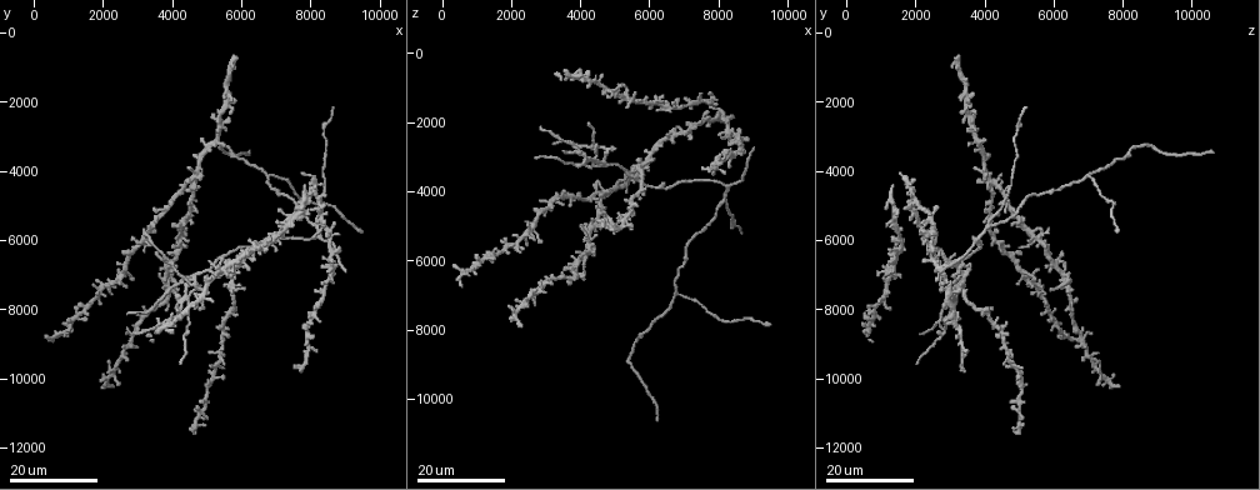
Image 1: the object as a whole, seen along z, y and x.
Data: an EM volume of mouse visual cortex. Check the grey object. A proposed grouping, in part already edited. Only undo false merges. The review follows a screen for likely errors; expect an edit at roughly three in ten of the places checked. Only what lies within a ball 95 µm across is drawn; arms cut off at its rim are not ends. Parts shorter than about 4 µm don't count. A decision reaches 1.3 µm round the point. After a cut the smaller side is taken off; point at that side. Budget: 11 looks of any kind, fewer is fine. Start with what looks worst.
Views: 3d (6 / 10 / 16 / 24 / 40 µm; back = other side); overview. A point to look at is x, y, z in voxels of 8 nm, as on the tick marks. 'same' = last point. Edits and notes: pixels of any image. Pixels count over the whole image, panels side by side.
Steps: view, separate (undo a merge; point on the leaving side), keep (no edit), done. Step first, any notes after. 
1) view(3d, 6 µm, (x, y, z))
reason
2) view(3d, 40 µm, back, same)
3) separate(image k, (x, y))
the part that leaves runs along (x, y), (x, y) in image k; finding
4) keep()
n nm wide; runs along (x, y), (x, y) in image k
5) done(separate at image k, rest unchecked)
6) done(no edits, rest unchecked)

view(3d, 16 µm, (4500, 7100, 3200))

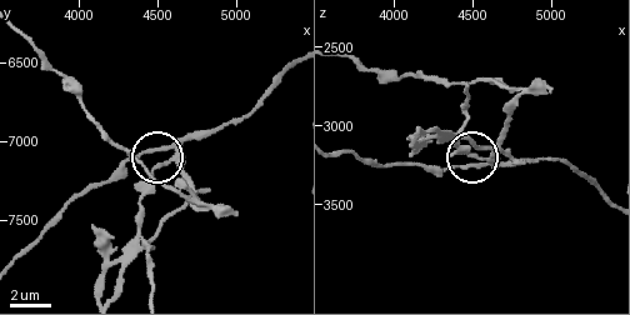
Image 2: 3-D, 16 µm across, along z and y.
view(3d, 10 µm, (4560, 7140, 3200))
closer look

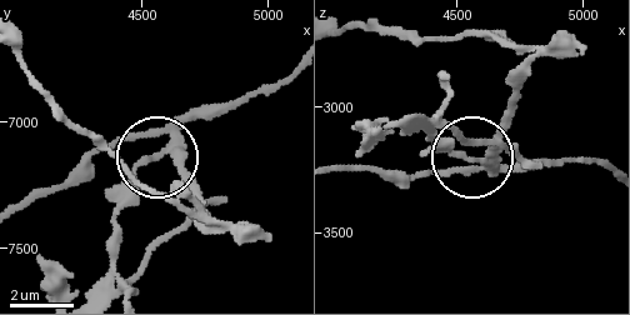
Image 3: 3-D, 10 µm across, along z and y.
separate(image 3, (141, 156))
side arm 27 µm; the part that leaves runs along (491, 174), (429, 128), (448, 101), (443, 80) in image 3; two neurons meet here

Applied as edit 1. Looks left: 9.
view(overview)

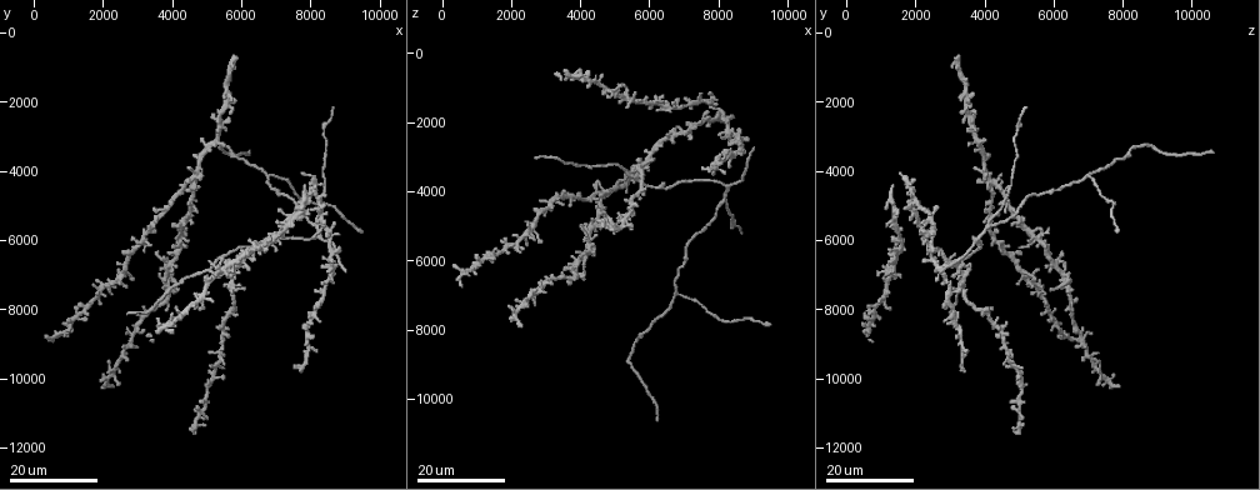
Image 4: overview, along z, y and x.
view(3d, 16 µm, (4200, 6000, 5500))
thin arm on a thick one

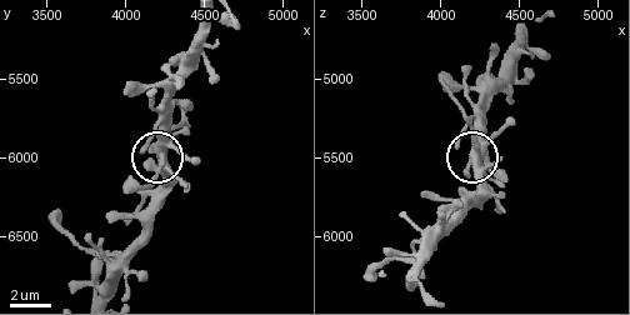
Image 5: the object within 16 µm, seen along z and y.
view(3d, 6 µm, (4220, 5980, 5480))

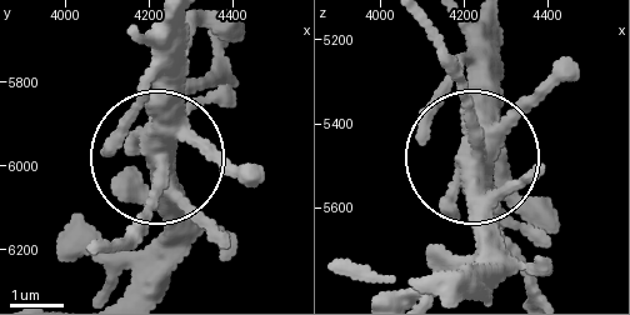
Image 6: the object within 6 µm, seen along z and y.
view(3d, 6 µm, back, (4230, 5980, 5485))

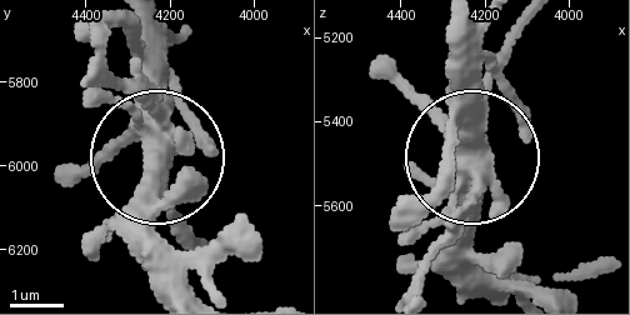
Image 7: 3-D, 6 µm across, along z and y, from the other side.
keep()
420 nm wide; all the same neuron

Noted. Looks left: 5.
view(3d, 16 µm, (8100, 5600, 4100))
three arms meet

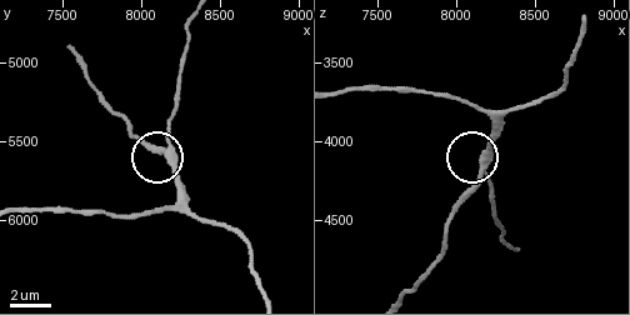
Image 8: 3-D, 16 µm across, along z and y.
view(3d, 6 µm, (8160, 5600, 4140))
closer look

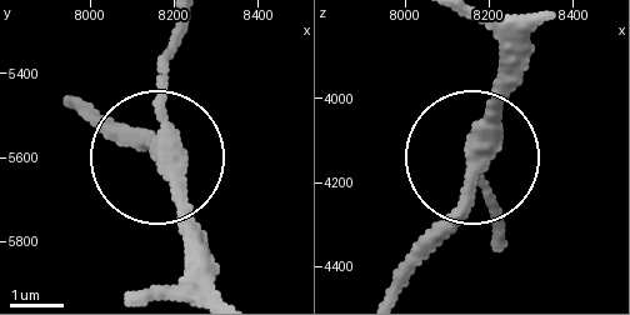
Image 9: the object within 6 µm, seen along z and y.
view(3d, 6 µm, back, (8175, 5580, 4145))

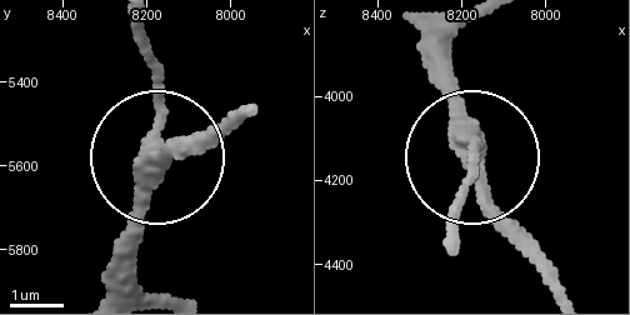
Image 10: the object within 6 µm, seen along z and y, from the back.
keep()
3 arms; one neuron here

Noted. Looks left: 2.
view(3d, 24 µm, (4000, 7100, 6400))
a fork

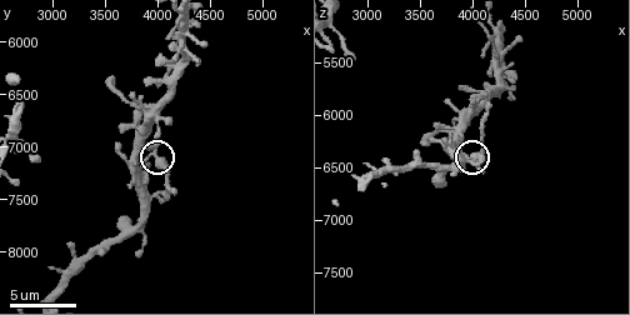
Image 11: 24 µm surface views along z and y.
view(3d, 10 µm, (3940, 7060, 6400))

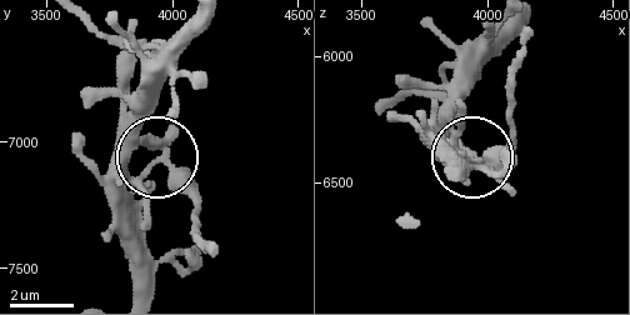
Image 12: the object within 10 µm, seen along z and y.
separate(image 12, (198, 196))
the part that leaves runs along (480, 158), (508, 141), (510, 76), (531, 31) in image 12; two neurons meet here

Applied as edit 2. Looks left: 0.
done(separate at image 3, separate at image 12, rest unchecked)

